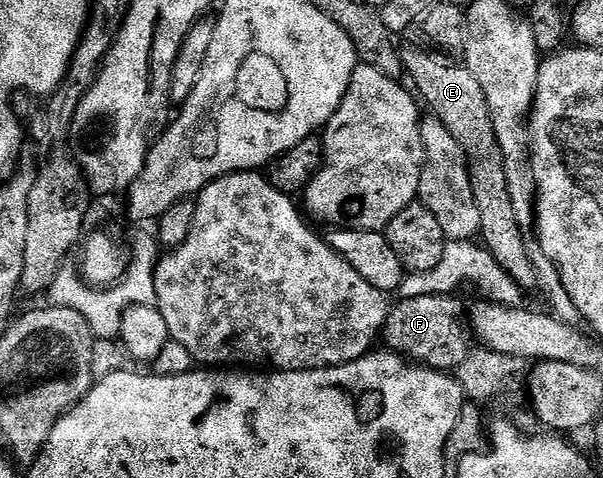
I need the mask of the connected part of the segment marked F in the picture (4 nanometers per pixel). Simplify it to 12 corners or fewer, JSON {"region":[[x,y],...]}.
{"region":[[455,295],[391,305],[387,351],[452,374],[470,354]]}

